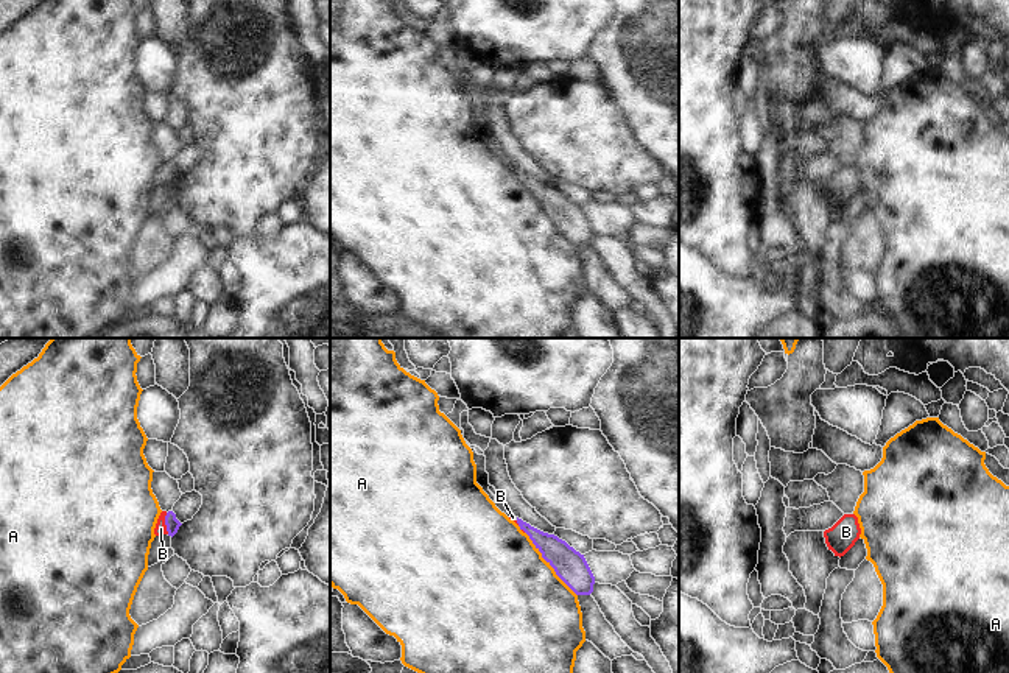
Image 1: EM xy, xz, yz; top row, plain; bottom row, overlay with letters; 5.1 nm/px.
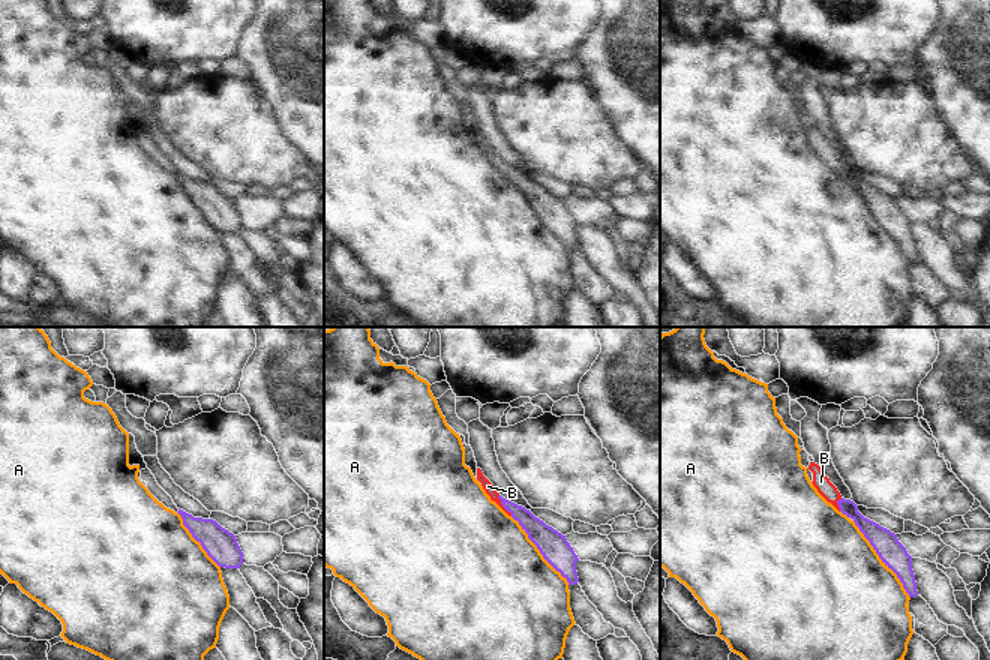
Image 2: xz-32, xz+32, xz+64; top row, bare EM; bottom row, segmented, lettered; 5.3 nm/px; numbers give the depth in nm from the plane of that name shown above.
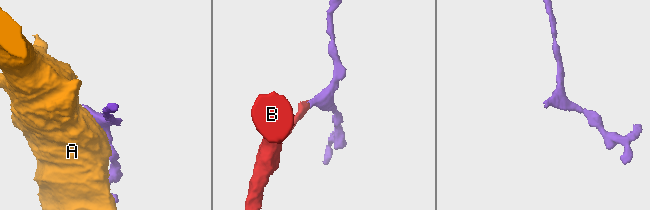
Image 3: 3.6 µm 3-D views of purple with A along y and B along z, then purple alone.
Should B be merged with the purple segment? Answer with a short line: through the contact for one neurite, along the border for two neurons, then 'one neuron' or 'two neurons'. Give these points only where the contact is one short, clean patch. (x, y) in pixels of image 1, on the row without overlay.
xy (172, 173), (165, 175), (161, 179) | one neuron

